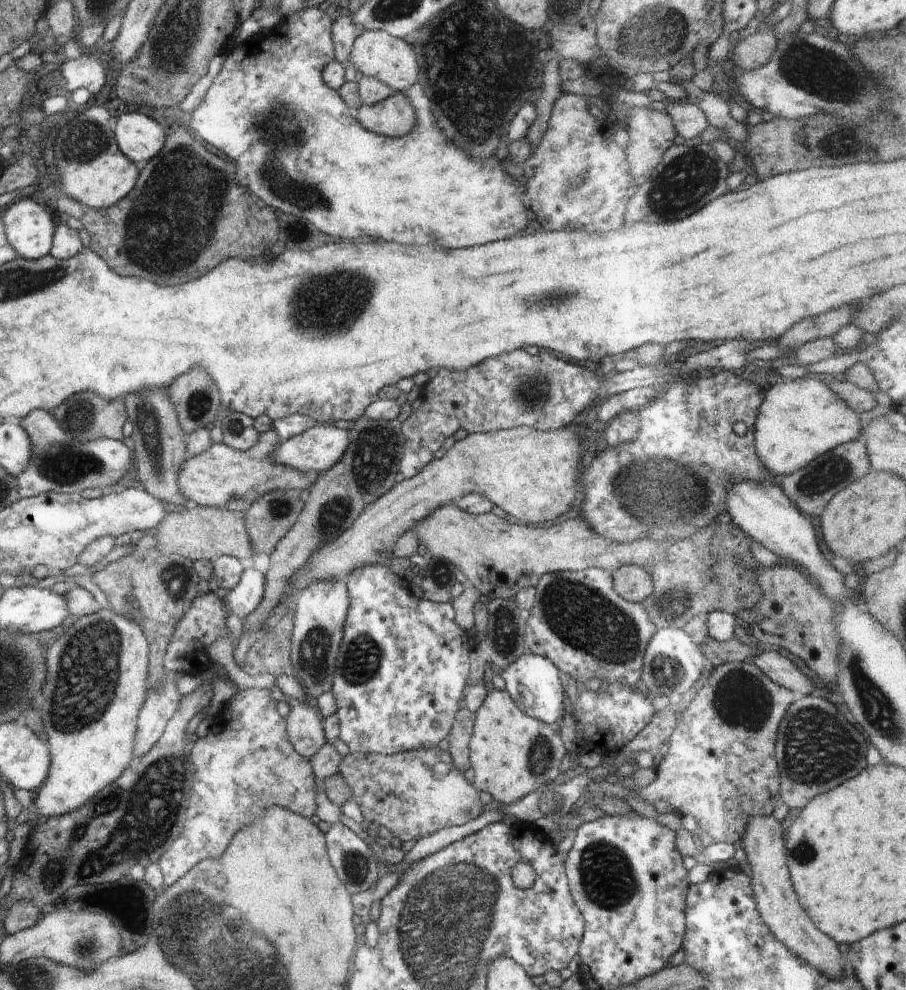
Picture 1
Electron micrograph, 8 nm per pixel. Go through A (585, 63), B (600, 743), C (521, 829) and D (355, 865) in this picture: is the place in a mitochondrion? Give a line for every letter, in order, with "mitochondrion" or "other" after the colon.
A: other
B: other
C: other
D: mitochondrion

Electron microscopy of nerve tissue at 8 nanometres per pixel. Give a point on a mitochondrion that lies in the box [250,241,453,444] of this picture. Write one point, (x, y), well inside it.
(336, 295)

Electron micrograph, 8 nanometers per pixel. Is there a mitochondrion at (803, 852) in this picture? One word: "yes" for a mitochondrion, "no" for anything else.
yes

